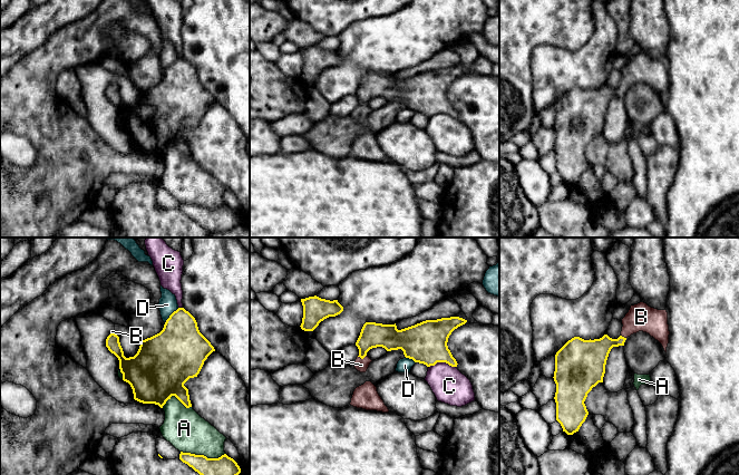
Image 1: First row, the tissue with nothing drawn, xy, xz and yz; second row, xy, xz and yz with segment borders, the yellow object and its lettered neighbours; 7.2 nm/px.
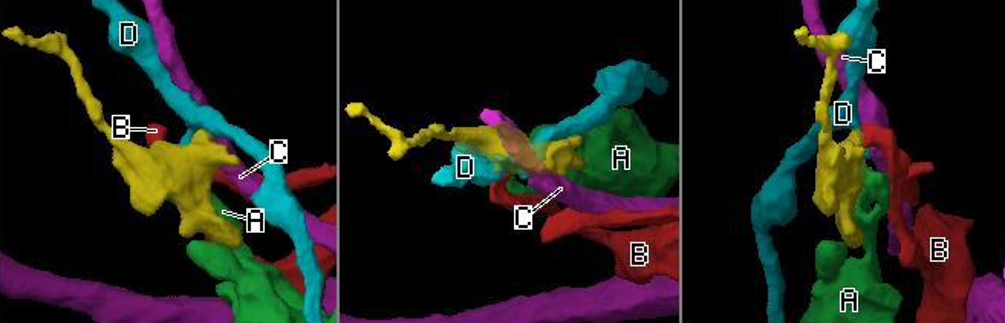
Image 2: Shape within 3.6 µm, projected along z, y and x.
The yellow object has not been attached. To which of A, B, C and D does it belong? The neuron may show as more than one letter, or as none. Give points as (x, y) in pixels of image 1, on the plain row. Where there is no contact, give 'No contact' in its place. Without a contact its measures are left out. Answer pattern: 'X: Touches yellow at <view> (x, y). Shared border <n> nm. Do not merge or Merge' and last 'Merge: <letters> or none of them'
A: Touches yellow at xy (203, 205). Shared border 320 nm. Do not merge
B: Touches yellow at xz (361, 108). Shared border 70 nm. Merge
C: Touches yellow at xz (441, 112). Shared border 190 nm. Do not merge
D: Touches yellow at xy (171, 65). Shared border 150 nm. Do not merge
Merge: B

